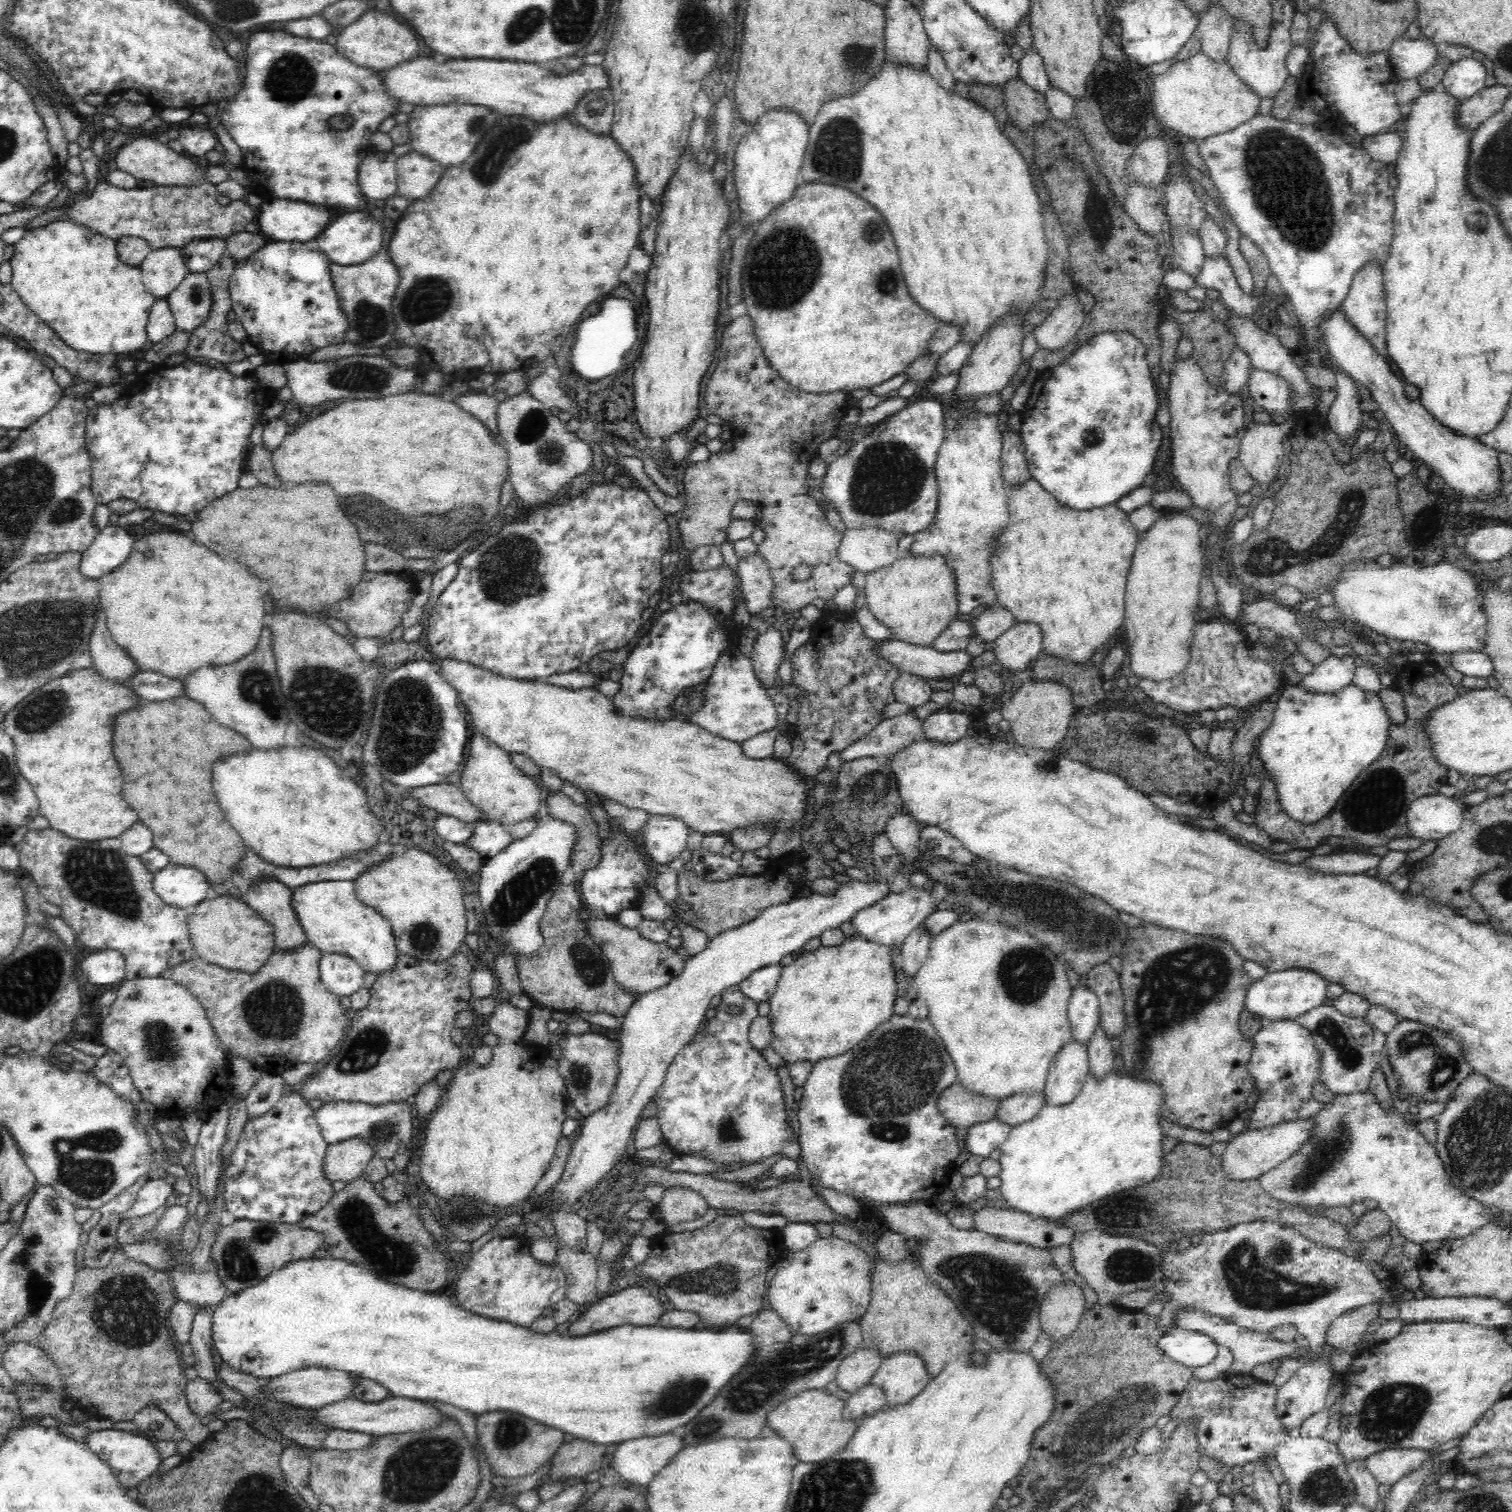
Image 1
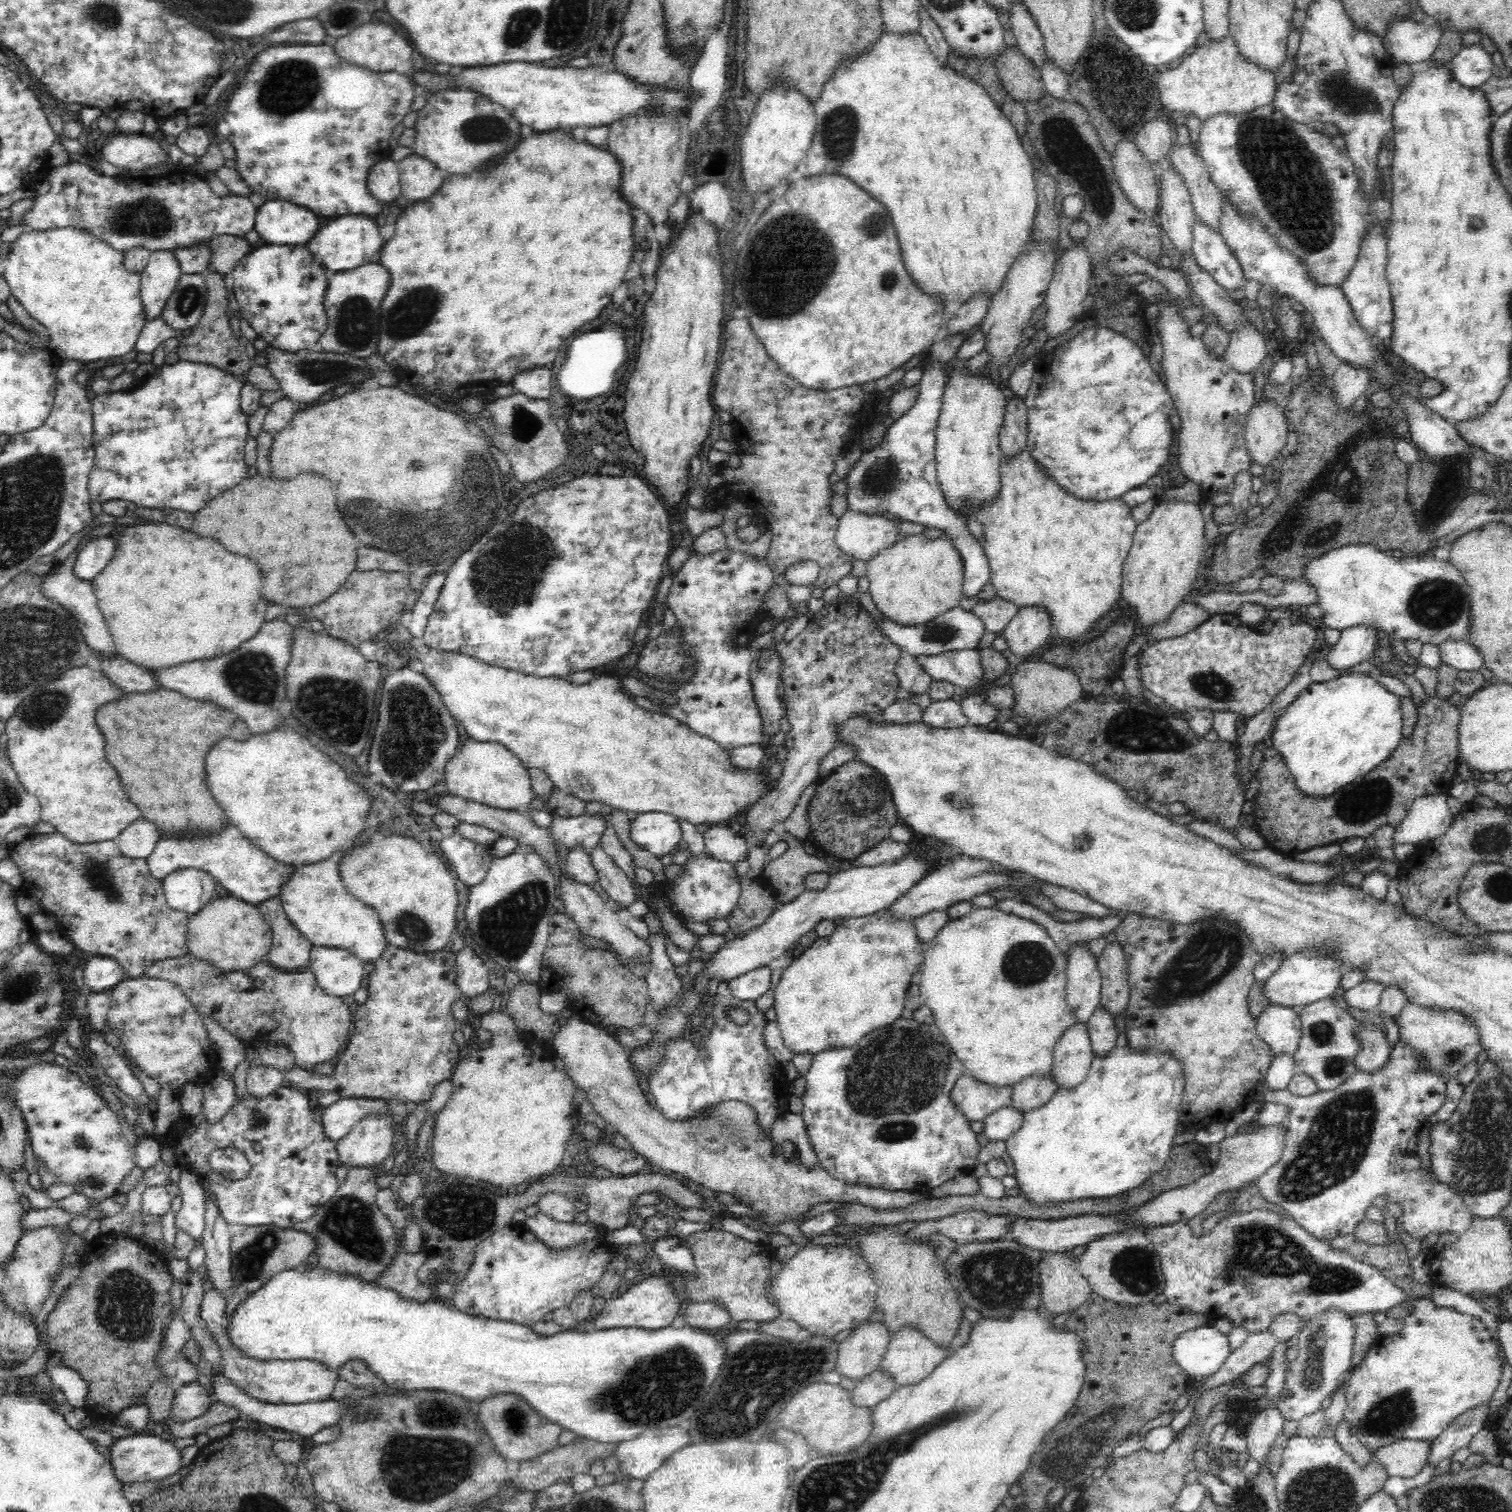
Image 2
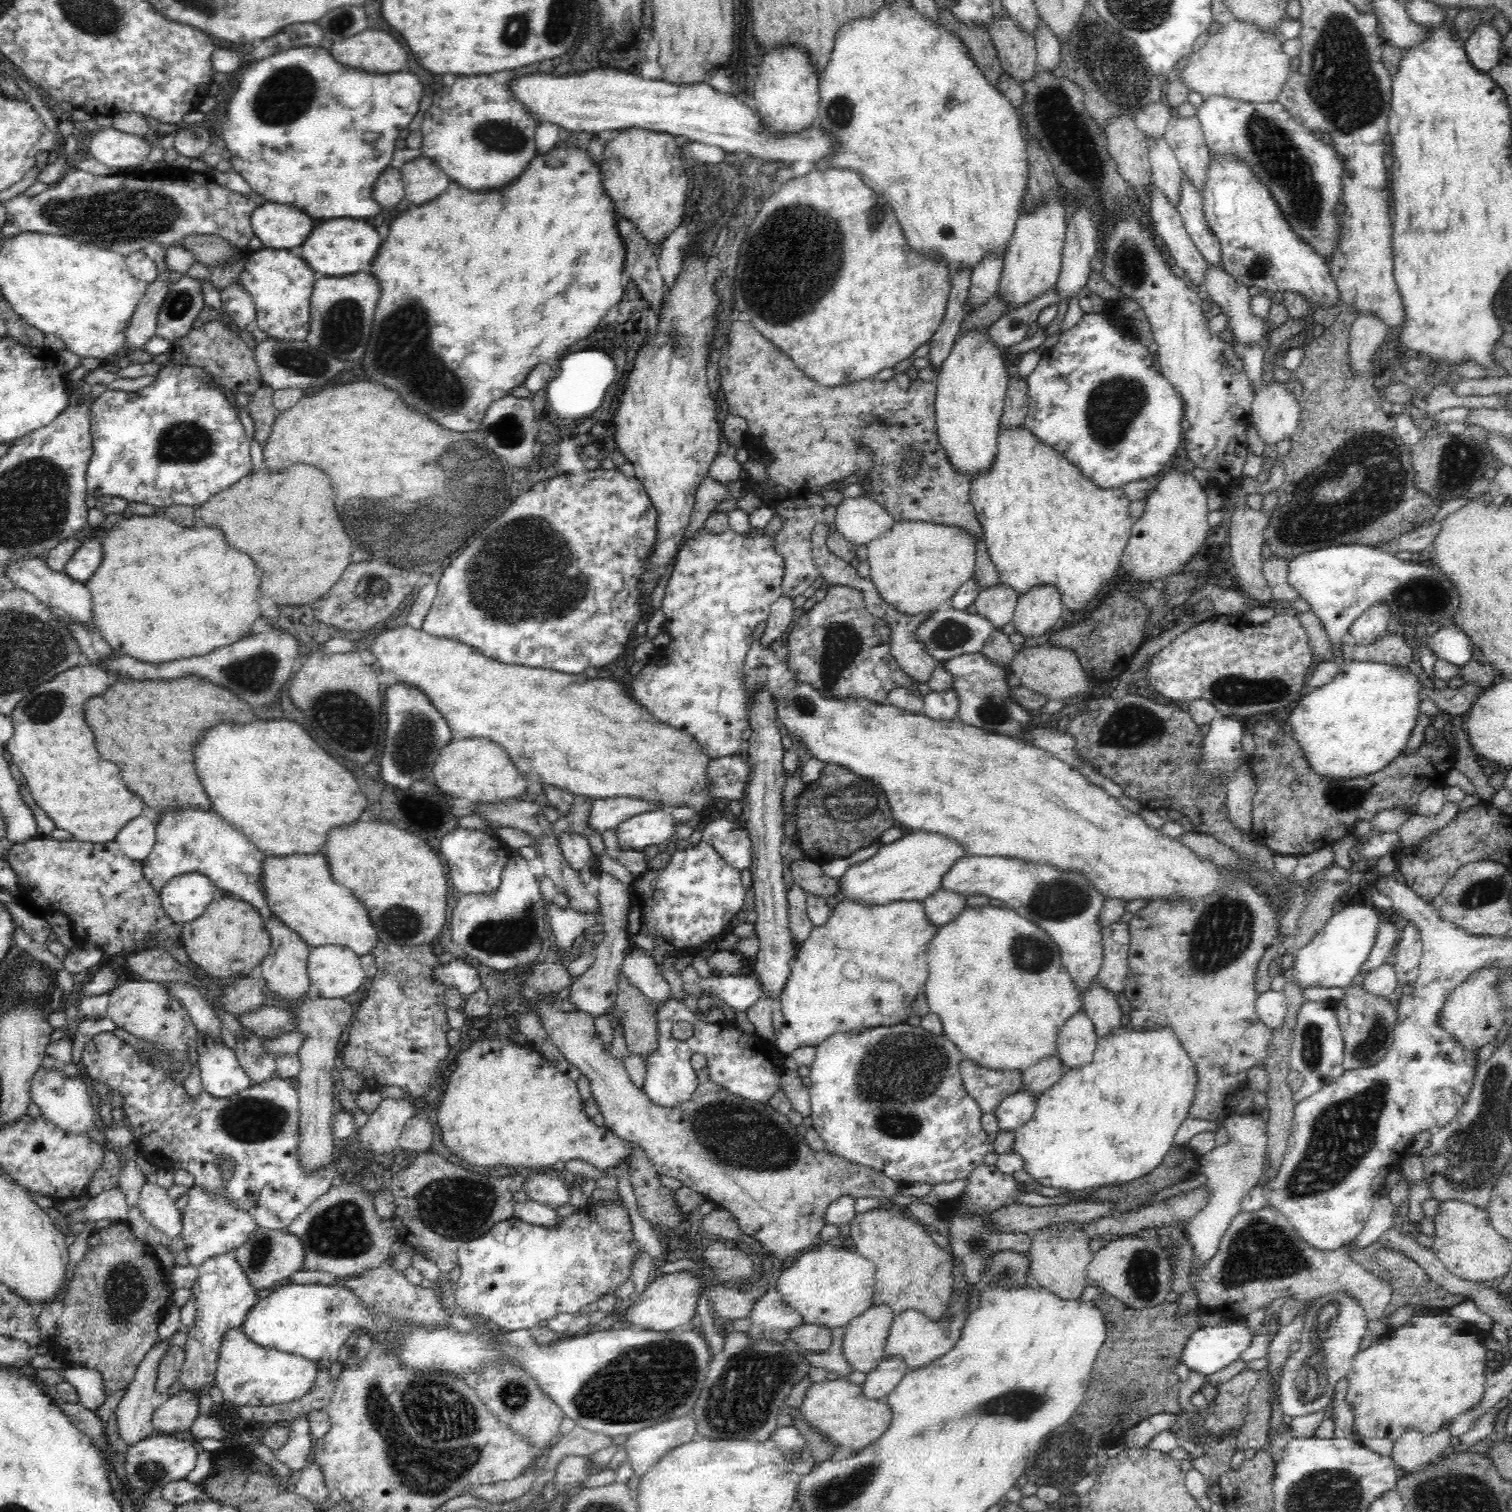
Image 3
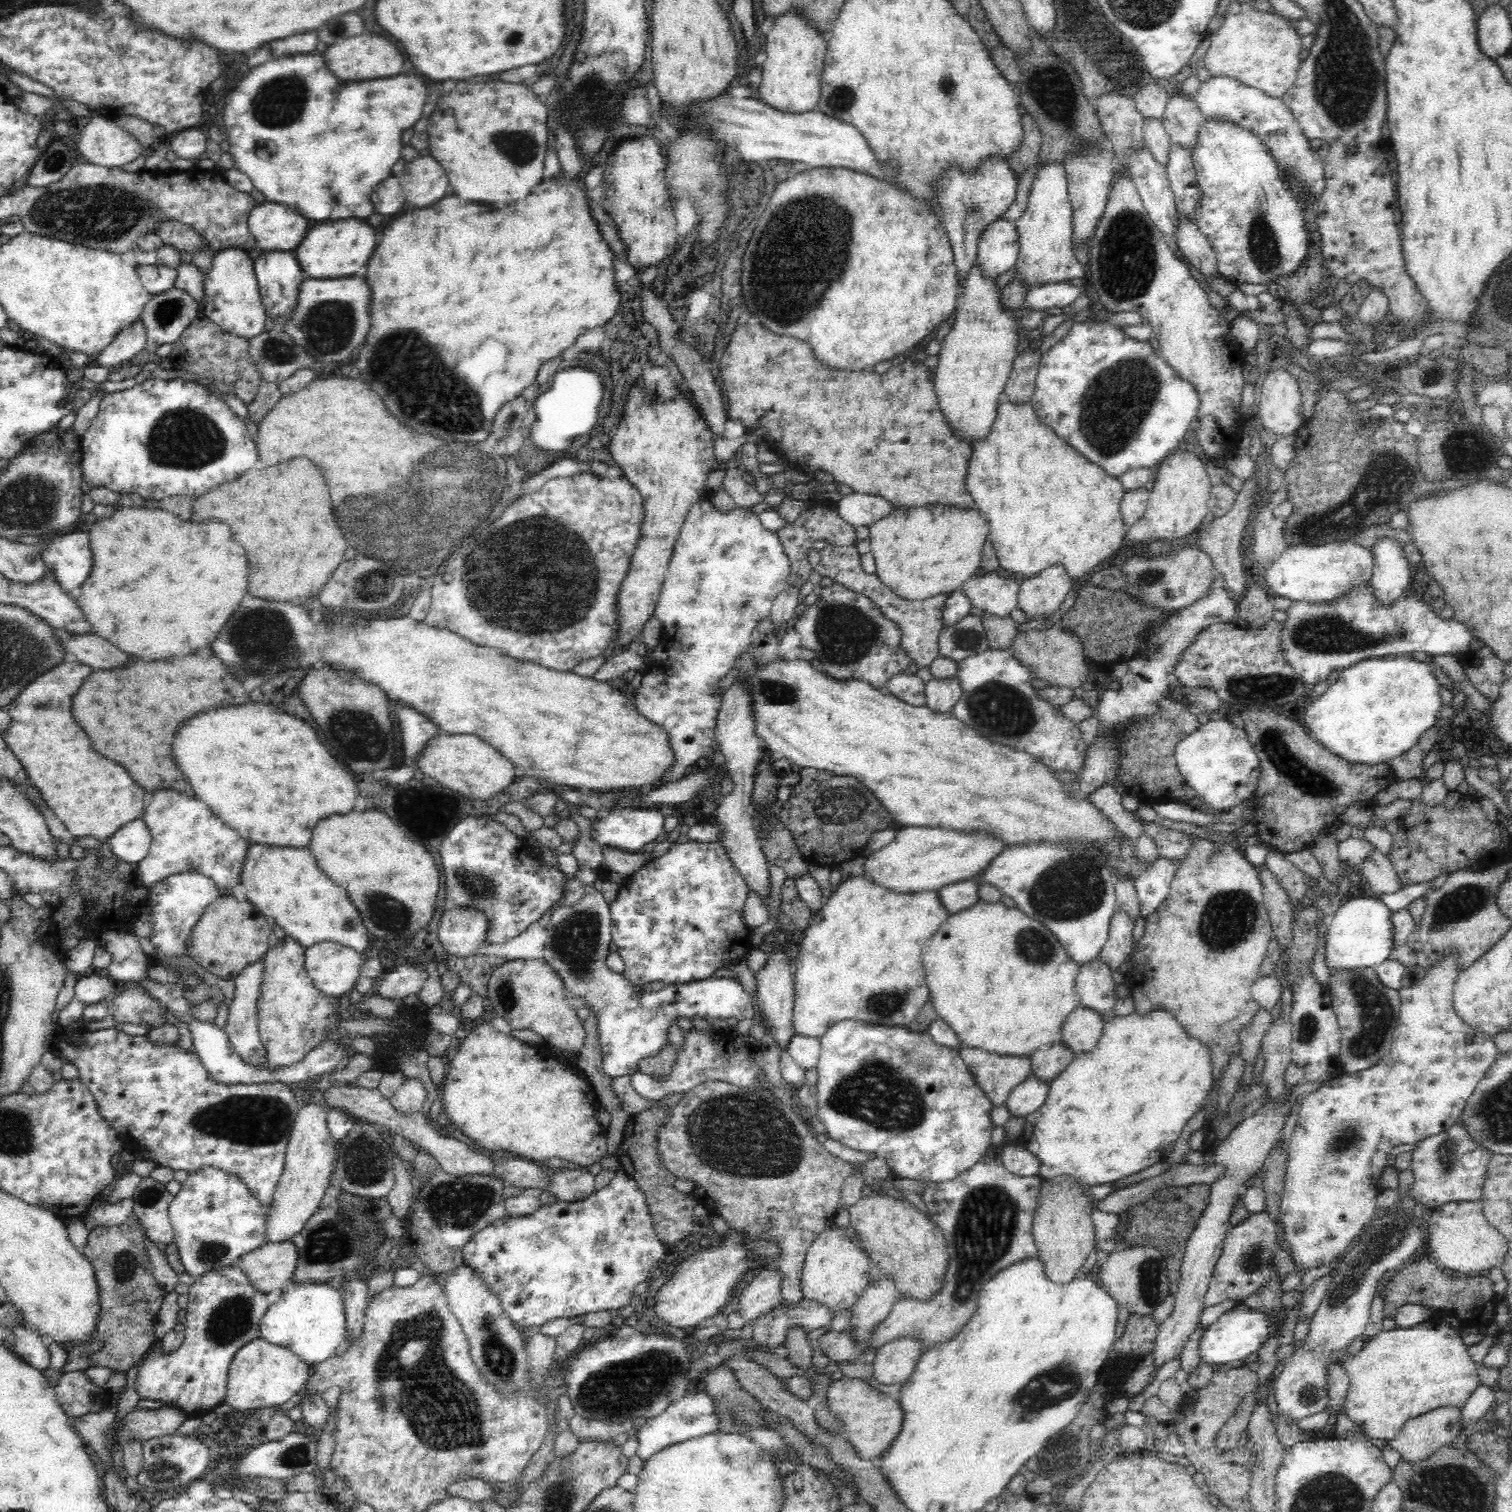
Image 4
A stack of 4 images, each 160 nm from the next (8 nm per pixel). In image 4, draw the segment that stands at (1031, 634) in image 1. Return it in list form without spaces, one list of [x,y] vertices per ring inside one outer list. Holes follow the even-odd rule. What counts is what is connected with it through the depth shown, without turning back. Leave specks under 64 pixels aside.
[[[1057,564],[1020,584],[1017,608],[1029,621],[1048,620],[1062,606],[1071,588],[1067,571]]]

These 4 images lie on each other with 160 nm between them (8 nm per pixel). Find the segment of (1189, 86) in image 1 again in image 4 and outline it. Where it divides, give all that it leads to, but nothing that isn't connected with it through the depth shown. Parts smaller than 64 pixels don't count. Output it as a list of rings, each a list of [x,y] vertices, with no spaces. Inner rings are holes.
[[[1243,9],[1238,14],[1227,14],[1218,32],[1211,36],[1210,45],[1200,62],[1211,78],[1235,79],[1245,86],[1261,90],[1270,98],[1283,99],[1284,94],[1293,86],[1300,67],[1300,35],[1292,29],[1290,21],[1281,15],[1254,9]]]

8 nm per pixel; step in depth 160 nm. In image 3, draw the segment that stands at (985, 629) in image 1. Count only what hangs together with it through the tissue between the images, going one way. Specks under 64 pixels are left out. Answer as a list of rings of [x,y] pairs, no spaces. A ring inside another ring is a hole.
[[[997,585],[977,594],[976,614],[986,618],[996,629],[1012,621],[1018,593],[1010,586]]]

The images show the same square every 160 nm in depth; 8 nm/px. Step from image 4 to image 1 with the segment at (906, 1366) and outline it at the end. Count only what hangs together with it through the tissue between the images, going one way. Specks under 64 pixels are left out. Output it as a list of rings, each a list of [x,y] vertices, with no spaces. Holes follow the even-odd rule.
[[[870,1383],[866,1386],[860,1387],[857,1391],[853,1392],[843,1406],[843,1417],[845,1419],[854,1419],[857,1423],[873,1415],[878,1410],[882,1410],[886,1405],[884,1400],[884,1391],[881,1387],[876,1387]]]

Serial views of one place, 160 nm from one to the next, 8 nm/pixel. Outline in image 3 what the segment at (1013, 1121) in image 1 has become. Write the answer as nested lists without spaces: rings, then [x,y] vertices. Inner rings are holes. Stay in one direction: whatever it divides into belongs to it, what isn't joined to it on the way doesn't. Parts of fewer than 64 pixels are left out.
[[[1052,1056],[1042,1060],[1040,1064],[1036,1064],[1030,1068],[1026,1068],[1021,1074],[1021,1088],[1020,1090],[1031,1092],[1037,1098],[1040,1097],[1046,1090],[1049,1090],[1060,1082],[1064,1076],[1066,1068],[1057,1056]]]

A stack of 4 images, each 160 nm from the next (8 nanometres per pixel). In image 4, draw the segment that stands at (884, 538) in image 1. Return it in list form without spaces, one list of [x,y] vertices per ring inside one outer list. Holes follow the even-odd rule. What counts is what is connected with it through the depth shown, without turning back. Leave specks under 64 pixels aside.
[[[851,493],[837,500],[834,511],[854,530],[860,526],[870,528],[877,520],[884,518],[893,511],[888,499],[880,495]]]

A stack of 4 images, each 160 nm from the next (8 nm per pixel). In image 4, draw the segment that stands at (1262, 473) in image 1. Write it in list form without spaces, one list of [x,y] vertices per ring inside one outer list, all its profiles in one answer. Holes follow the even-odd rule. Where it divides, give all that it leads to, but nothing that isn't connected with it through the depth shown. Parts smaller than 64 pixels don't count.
[[[1290,368],[1270,372],[1258,392],[1256,404],[1261,428],[1274,432],[1278,437],[1294,435],[1305,423],[1300,397],[1298,383]]]

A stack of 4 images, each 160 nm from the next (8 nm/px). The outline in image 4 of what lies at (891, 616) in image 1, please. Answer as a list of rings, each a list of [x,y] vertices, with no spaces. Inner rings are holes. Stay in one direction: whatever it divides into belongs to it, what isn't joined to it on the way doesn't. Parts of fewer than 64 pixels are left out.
[[[928,505],[893,509],[869,528],[871,553],[876,562],[875,576],[901,599],[919,601],[940,594],[948,596],[974,577],[980,567],[983,544],[987,537],[987,518],[976,508]]]

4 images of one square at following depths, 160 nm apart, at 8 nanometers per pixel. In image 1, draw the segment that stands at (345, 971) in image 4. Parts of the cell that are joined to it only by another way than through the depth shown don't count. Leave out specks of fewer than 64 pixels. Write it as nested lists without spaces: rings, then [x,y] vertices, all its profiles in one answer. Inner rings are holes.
[[[322,955],[319,971],[328,992],[336,996],[349,996],[363,986],[365,972],[348,955]]]

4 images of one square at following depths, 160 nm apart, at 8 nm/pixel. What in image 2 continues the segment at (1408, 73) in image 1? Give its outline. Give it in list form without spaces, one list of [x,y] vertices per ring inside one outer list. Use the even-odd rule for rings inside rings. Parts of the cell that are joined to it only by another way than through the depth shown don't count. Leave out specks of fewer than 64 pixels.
[[[1398,19],[1390,24],[1383,45],[1392,62],[1412,66],[1431,58],[1438,48],[1442,33],[1443,30],[1436,24],[1426,29],[1422,23]]]

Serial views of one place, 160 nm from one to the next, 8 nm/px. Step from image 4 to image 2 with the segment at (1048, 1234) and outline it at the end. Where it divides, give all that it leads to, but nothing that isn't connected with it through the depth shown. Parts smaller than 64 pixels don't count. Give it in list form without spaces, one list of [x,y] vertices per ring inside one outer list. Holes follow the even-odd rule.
[[[1065,1251],[1041,1255],[1041,1300],[1052,1318],[1076,1312],[1093,1293],[1090,1283],[1077,1270],[1078,1262]]]

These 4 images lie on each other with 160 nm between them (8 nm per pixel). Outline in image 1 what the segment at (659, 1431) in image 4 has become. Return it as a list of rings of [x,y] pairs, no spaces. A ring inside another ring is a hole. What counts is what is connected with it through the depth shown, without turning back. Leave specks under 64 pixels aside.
[[[664,1434],[664,1436],[642,1437],[625,1440],[617,1445],[614,1453],[611,1468],[622,1478],[622,1482],[636,1486],[648,1486],[656,1476],[678,1454],[682,1448],[682,1440],[674,1434]]]

